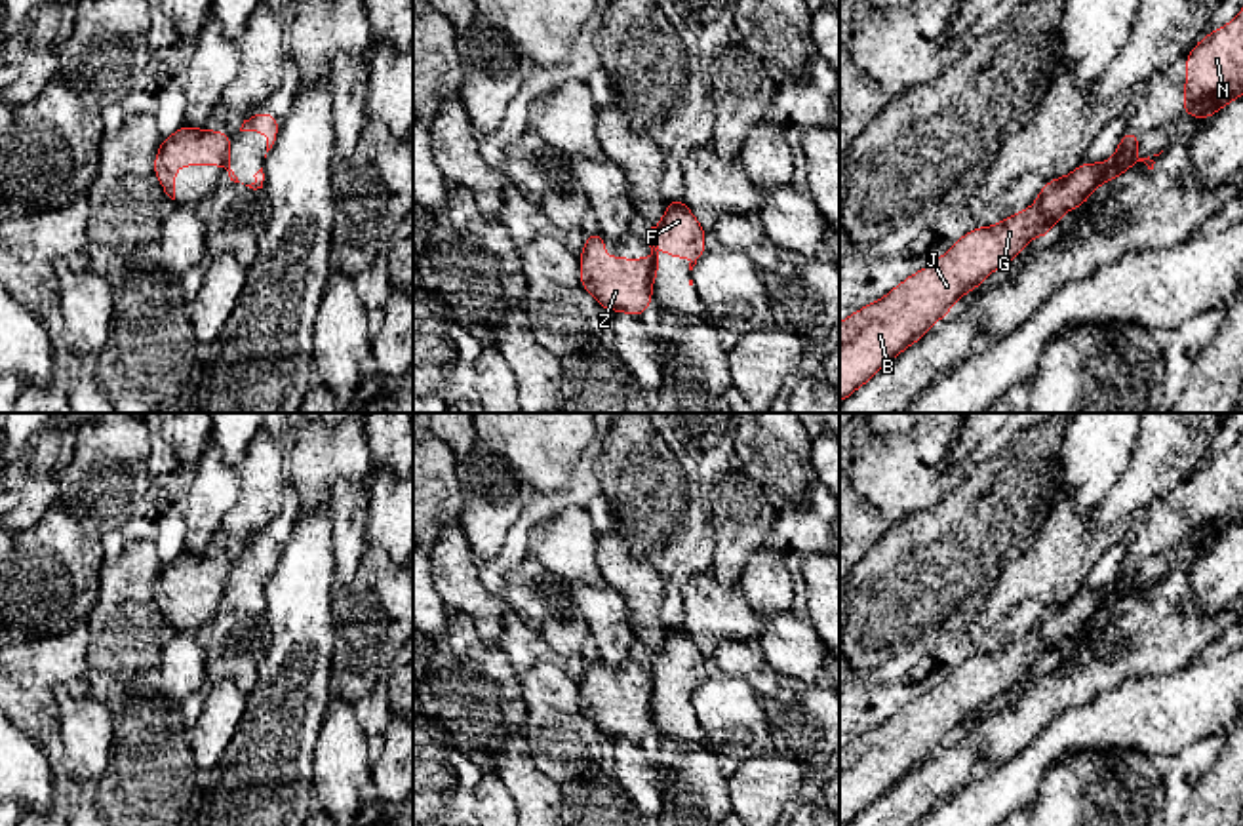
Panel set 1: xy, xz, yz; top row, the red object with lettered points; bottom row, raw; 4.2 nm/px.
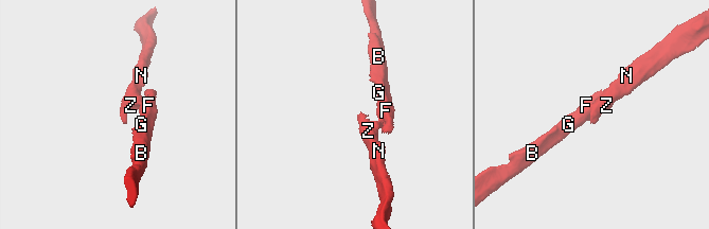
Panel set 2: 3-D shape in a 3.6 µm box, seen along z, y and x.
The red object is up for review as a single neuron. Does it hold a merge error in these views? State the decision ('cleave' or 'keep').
cleave

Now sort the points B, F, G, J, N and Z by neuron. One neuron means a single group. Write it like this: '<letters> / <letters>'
B F G J / N Z

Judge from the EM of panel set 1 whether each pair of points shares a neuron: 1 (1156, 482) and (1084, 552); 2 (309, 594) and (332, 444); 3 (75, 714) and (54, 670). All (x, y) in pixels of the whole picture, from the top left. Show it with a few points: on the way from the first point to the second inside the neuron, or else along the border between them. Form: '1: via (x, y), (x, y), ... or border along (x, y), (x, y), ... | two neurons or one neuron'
1: border along (1131, 514), (1124, 514), (1099, 530), (1089, 524) | two neurons
2: border along (326, 501), (299, 516) | two neurons
3: border along (86, 691), (58, 693), (58, 727) | two neurons

